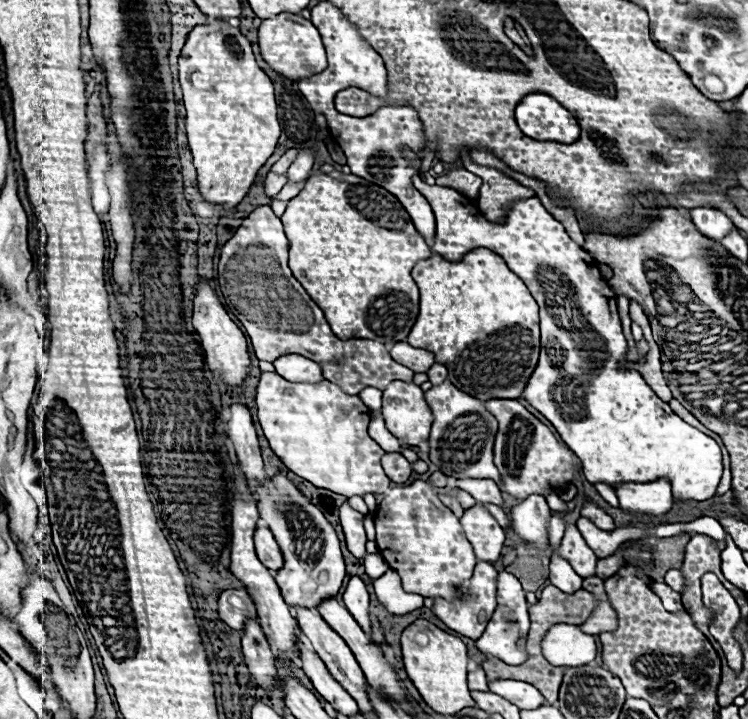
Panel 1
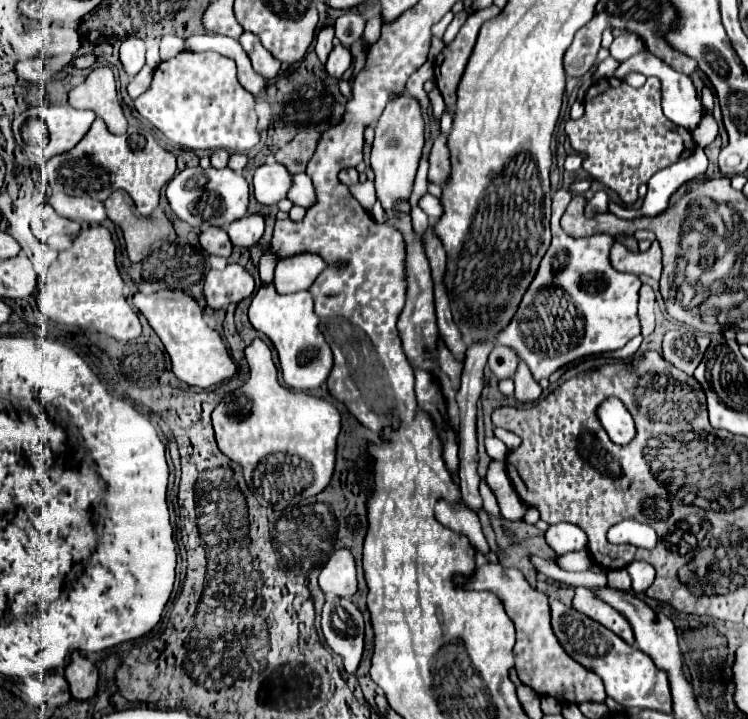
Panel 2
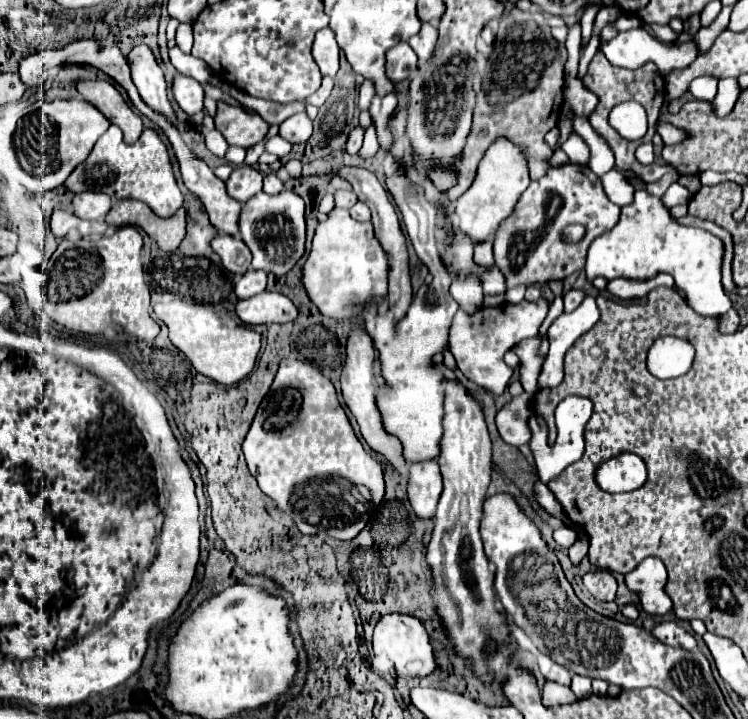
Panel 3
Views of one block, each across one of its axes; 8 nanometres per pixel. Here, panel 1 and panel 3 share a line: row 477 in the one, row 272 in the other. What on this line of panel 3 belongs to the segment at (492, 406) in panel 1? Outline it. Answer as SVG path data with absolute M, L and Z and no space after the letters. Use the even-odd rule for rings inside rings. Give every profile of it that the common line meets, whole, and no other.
M564 164L548 168L542 178L530 182L522 198L518 198L514 214L498 226L498 234L494 234L494 262L504 274L508 288L520 284L544 288L552 280L566 280L570 274L582 270L590 242L612 230L618 218L620 208L606 198L600 178L588 166ZM568 224L586 226L588 244L564 244L560 240L560 230Z

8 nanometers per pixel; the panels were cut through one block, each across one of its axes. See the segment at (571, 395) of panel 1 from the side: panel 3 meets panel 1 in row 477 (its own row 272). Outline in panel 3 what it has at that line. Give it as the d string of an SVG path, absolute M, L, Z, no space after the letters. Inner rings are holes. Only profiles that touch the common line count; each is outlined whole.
M646 190L634 192L634 202L622 208L618 224L598 236L586 260L586 278L594 280L598 276L606 280L614 278L654 278L658 274L670 274L676 282L676 290L686 296L692 310L708 312L708 316L722 316L732 308L730 298L724 294L722 276L724 246L722 240L702 228L688 228L670 218L668 208L660 198L648 194Z

